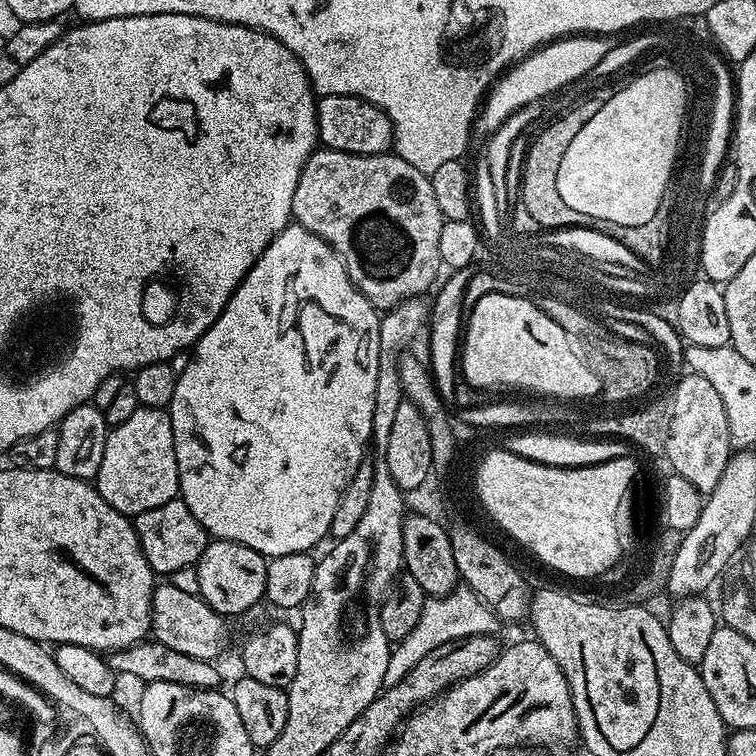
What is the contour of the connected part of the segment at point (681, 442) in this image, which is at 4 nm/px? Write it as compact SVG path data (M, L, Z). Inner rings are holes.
M693 372L685 374L687 375L674 386L678 394L678 414L676 424L667 429L669 439L665 442L663 455L672 459L671 471L675 475L689 480L702 494L709 494L718 486L719 478L734 449L722 398L706 378Z

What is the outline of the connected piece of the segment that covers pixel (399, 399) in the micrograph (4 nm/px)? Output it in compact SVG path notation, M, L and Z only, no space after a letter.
M421 297L404 300L389 309L380 319L379 326L379 366L378 381L375 386L374 418L372 419L371 447L376 448L376 456L383 458L386 454L386 442L390 439L391 423L394 422L395 411L404 402L404 395L399 380L398 364L404 349L420 332L425 329L430 308Z

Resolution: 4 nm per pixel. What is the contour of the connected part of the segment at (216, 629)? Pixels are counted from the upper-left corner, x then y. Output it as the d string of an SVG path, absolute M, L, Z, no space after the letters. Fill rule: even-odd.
M170 582L157 583L152 591L151 635L182 654L190 654L190 658L215 661L228 640L228 628L224 624L227 624L225 617L217 614L200 595L185 594Z

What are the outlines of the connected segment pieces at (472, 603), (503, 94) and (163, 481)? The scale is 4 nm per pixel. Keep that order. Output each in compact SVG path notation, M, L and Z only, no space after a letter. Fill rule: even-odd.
M459 585L444 596L427 597L417 625L389 651L383 678L384 688L397 685L426 654L430 654L430 650L436 650L446 642L461 640L464 637L497 635L499 628L502 628L502 621L467 585Z
M576 34L571 38L557 38L537 48L535 52L528 53L523 60L507 69L485 95L472 122L471 143L483 145L492 132L502 126L520 107L526 107L530 101L537 102L536 100L543 96L548 98L567 89L567 84L574 83L579 76L587 77L594 66L606 57L613 45L611 35L601 35L600 40L588 40L583 34ZM524 80L528 80L528 84L524 84Z
M138 407L126 422L109 431L94 487L114 510L129 518L177 499L180 483L174 454L174 430L165 409Z

